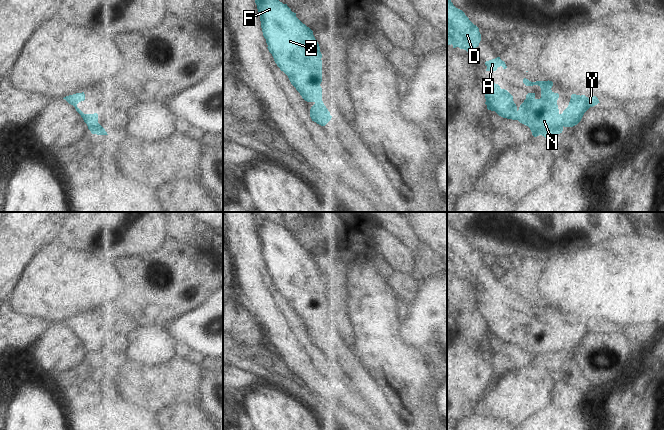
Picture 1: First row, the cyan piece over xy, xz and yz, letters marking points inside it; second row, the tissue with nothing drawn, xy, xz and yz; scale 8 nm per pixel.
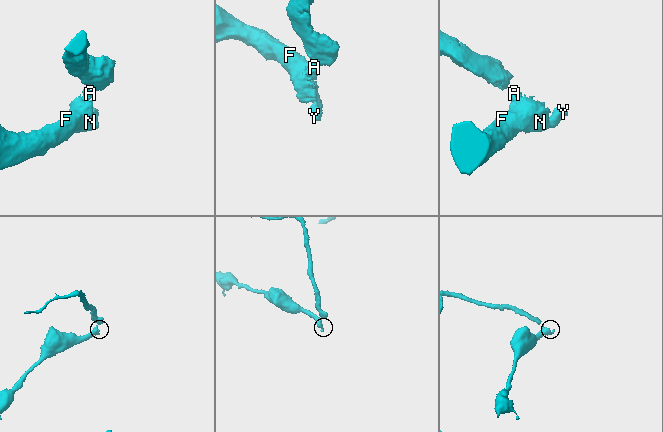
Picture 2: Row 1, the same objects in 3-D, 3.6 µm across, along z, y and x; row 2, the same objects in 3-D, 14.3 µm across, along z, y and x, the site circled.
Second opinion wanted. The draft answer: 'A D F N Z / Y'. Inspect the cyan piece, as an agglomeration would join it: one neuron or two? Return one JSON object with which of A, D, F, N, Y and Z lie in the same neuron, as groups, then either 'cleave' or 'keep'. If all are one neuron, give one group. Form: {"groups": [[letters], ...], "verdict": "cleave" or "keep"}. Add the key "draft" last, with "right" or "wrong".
{"groups": [["A", "D", "F", "N", "Y", "Z"]], "verdict": "keep", "draft": "wrong"}

